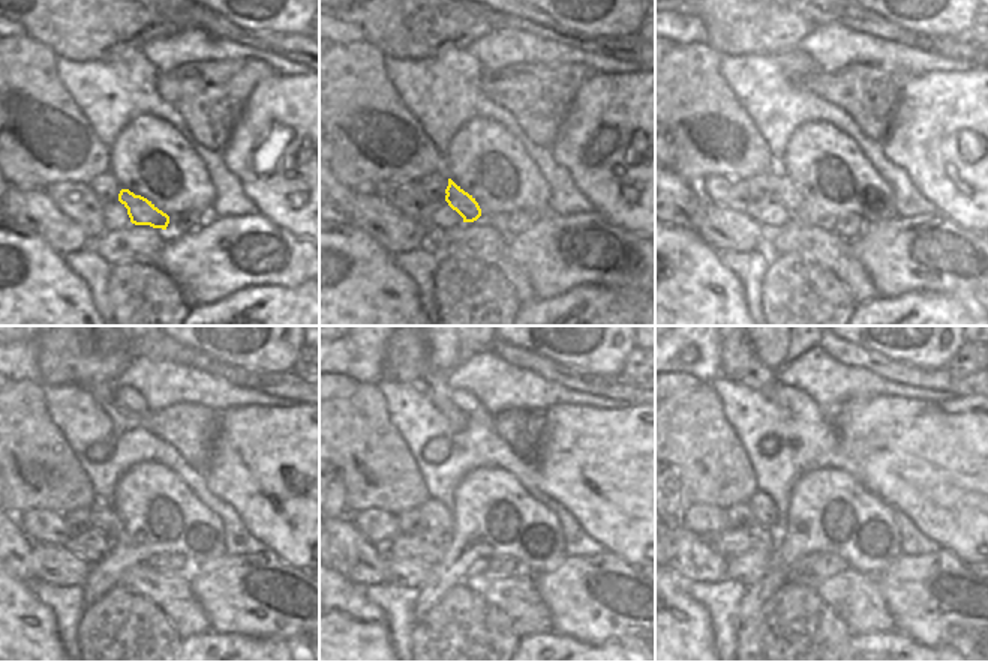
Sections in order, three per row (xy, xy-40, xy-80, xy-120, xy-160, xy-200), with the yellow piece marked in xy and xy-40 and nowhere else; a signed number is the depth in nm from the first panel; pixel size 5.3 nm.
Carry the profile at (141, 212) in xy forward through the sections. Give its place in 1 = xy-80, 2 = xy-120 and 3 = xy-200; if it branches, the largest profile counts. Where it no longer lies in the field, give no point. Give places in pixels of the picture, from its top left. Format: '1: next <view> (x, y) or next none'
1: next xy-80 (783, 189)
2: next xy-120 (104, 518)
3: next xy-200 (763, 509)

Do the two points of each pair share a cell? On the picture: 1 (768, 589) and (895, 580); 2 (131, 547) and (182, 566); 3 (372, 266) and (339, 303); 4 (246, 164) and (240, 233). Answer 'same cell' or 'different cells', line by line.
1: different cells
2: different cells
3: same cell
4: different cells

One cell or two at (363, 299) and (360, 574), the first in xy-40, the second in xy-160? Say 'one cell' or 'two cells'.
two cells

